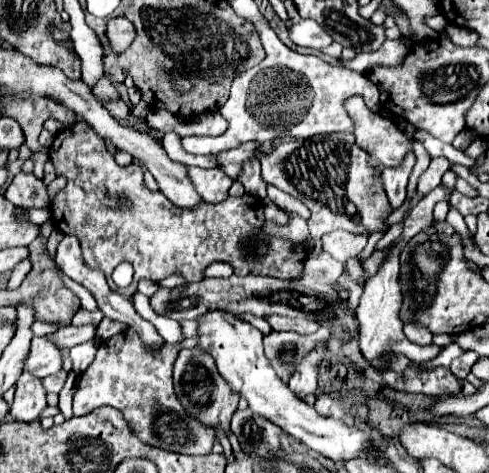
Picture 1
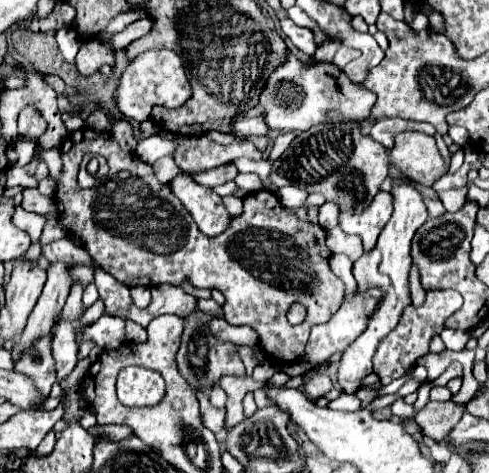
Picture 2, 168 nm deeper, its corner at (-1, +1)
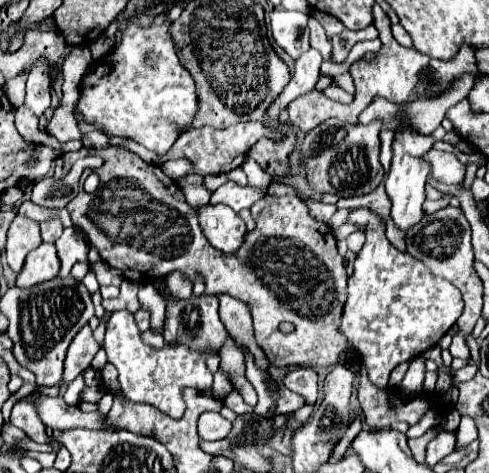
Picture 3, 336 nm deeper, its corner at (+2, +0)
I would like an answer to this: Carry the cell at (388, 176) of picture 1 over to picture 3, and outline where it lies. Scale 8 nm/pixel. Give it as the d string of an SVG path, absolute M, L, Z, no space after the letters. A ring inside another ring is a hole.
M355 209L349 223L367 227L367 241L357 253L355 271L349 277L349 297L341 317L343 335L365 357L369 379L387 387L389 373L403 361L411 361L435 347L463 313L463 299L455 285L431 275L423 263L395 249L385 237L383 221L369 209Z

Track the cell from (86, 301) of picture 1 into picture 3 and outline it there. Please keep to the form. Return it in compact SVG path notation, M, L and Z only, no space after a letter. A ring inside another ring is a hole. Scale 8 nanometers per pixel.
M85 325L73 339L69 351L67 351L67 359L65 359L65 371L63 371L63 379L67 383L71 383L83 369L87 369L95 357L95 353L101 349L103 345L97 343L93 339L93 331L89 325Z

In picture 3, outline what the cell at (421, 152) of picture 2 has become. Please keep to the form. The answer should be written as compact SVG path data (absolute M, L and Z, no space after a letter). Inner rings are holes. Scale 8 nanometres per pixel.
M433 149L427 155L427 161L431 163L431 175L447 185L463 183L465 179L465 165L453 155L453 153L441 153Z

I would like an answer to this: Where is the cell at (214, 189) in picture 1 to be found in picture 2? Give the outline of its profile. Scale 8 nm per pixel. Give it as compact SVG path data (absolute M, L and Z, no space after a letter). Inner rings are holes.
M226 196L226 198L222 198L222 202L224 202L228 214L238 216L242 212L242 198L238 198L238 196Z

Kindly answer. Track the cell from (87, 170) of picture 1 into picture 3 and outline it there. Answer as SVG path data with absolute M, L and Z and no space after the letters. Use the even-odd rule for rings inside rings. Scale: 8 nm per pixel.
M81 147L79 151L61 153L55 159L55 179L65 177L73 163L87 155L99 155L103 159L103 191L95 191L93 195L81 191L67 205L67 211L75 225L89 237L91 245L97 247L101 259L119 269L125 279L153 283L157 277L177 269L191 279L201 273L205 277L207 293L225 293L249 305L255 341L277 367L333 367L335 363L341 363L347 353L359 359L359 403L365 423L373 431L387 429L393 421L415 425L429 409L439 415L445 415L451 409L441 401L439 393L427 391L409 397L403 407L393 409L391 395L401 397L401 393L393 387L375 387L369 381L363 357L339 331L339 319L347 299L347 273L345 261L337 251L333 229L329 229L327 223L313 219L299 197L265 195L261 201L253 203L251 213L257 221L255 231L247 233L245 243L235 255L225 255L207 243L197 213L187 205L177 183L169 179L159 165L149 165L125 149ZM285 321L295 327L293 333L279 331L279 325Z

